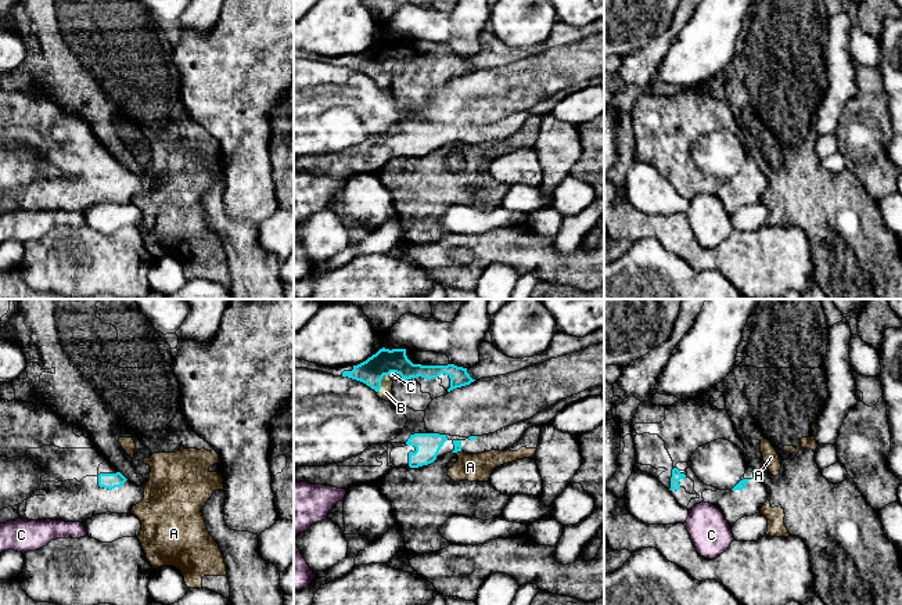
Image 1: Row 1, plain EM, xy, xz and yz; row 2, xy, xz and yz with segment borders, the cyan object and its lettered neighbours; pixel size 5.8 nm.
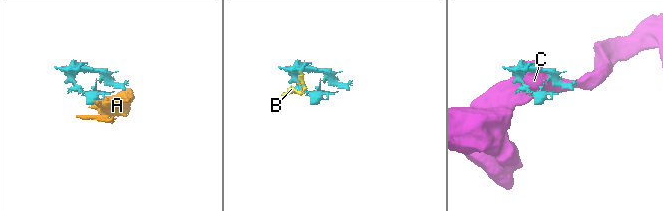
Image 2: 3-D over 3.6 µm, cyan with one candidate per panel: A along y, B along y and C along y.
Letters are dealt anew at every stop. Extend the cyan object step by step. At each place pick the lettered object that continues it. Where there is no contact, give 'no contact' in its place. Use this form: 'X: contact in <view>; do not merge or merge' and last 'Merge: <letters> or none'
A: contact in xz; do not merge
B: contact in xz; merge
C: contact in xz; do not merge
Merge: B

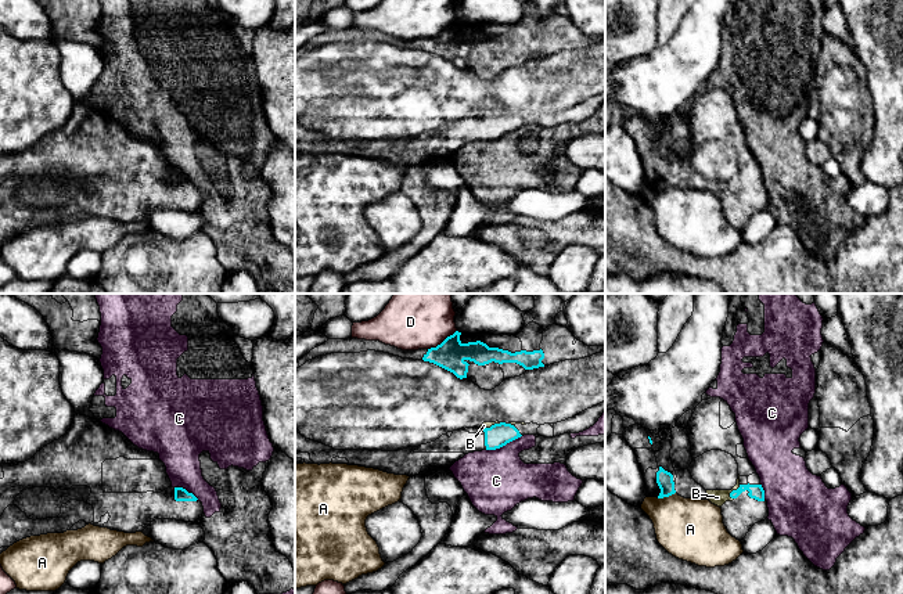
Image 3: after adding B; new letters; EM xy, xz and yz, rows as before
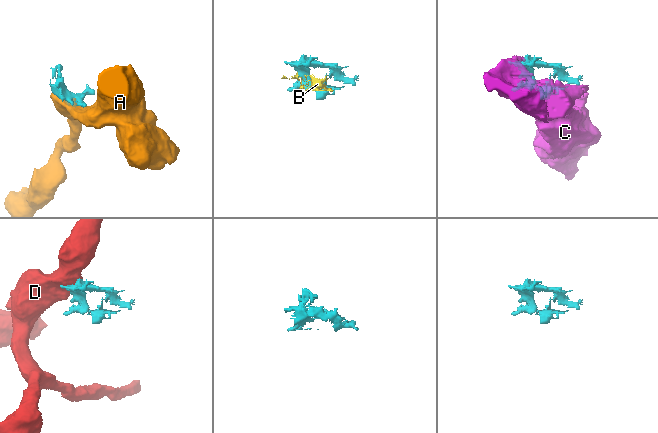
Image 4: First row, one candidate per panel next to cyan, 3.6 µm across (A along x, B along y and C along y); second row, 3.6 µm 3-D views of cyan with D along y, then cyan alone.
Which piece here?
A: contact in yz; do not merge
B: contact in yz; merge
C: contact in xz; do not merge
D: contact in xz; do not merge
Merge: B

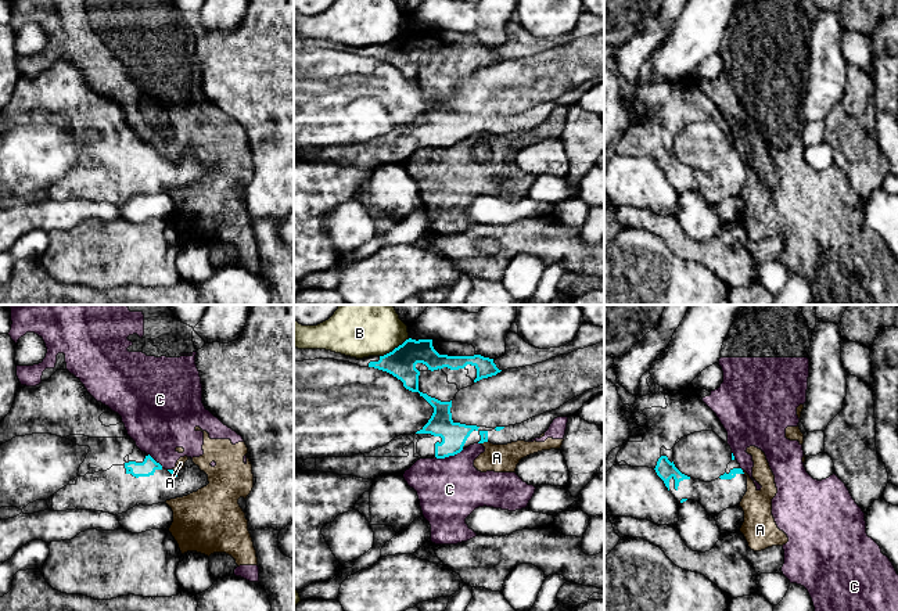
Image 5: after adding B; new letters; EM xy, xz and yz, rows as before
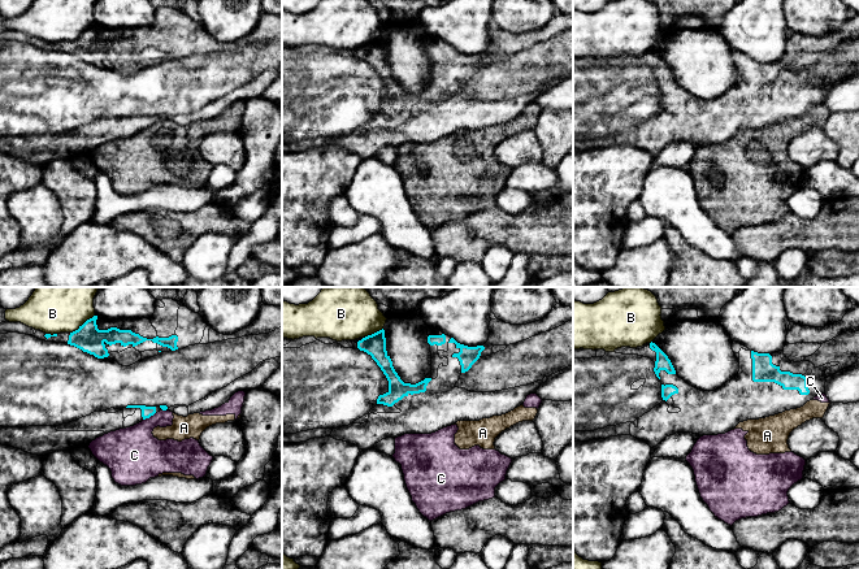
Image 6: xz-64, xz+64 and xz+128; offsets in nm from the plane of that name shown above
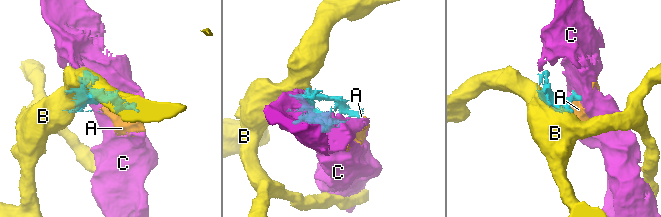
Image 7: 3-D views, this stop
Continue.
A: contact in yz; do not merge
B: contact in xz; do not merge
C: contact in xz; do not merge
Merge: none

